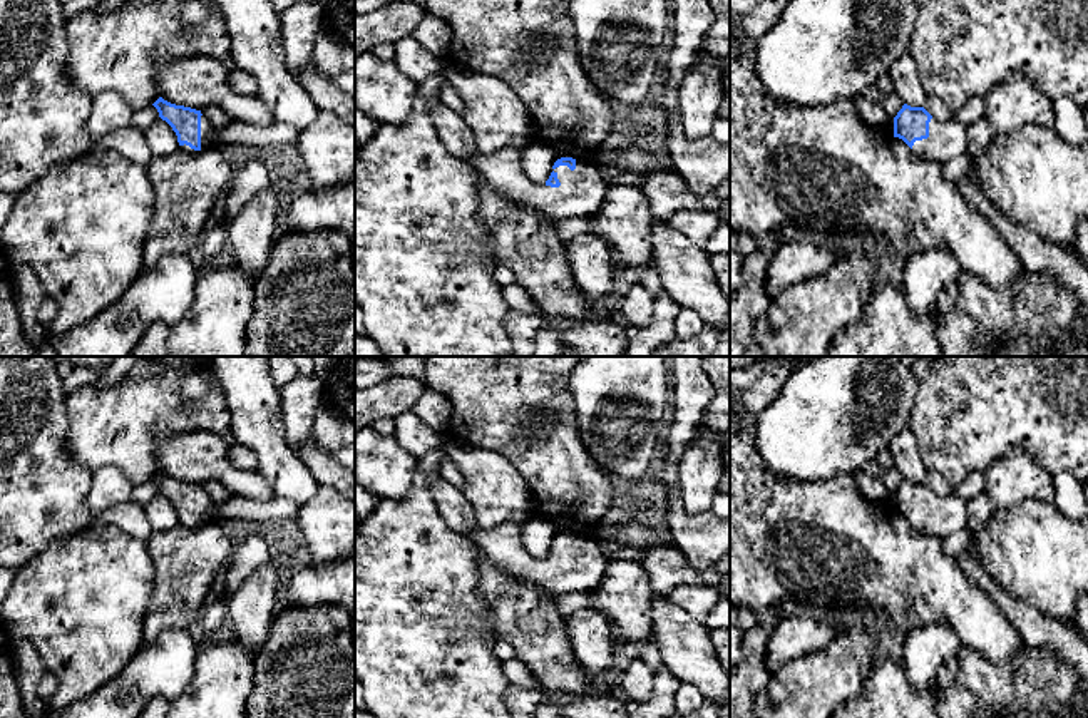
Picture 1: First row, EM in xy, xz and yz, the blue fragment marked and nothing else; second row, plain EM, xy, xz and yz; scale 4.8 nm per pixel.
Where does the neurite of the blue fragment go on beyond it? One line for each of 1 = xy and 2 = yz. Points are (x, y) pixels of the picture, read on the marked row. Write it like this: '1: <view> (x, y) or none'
1: xy (210, 138)
2: yz (948, 139)

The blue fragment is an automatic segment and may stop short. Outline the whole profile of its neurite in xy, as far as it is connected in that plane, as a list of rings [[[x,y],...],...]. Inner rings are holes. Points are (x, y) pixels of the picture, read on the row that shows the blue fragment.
[[[162,97],[152,105],[157,109],[159,117],[172,127],[182,149],[201,151],[223,147],[218,131],[201,110],[171,104]]]

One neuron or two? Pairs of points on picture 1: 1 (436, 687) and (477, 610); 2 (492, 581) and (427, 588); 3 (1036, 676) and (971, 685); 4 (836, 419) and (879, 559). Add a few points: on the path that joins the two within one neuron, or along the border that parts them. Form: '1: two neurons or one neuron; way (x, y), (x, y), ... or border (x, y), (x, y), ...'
1: one neuron; way (436, 668), (436, 651), (459, 628)
2: two neurons; border (477, 549), (477, 591), (491, 608), (489, 620)
3: one neuron; way (1020, 685), (988, 685)
4: two neurons; border (852, 474), (837, 474), (814, 482)

